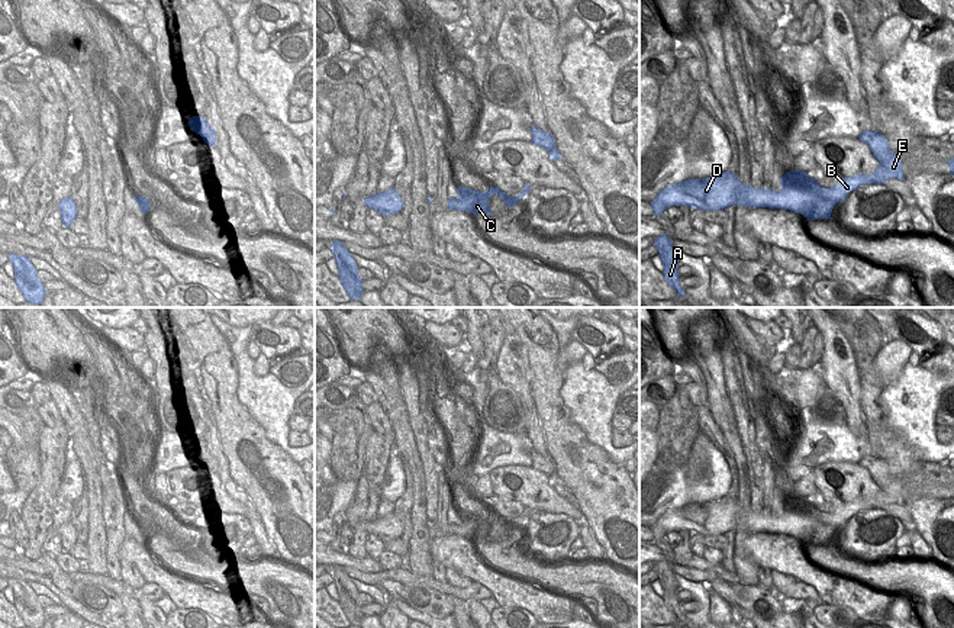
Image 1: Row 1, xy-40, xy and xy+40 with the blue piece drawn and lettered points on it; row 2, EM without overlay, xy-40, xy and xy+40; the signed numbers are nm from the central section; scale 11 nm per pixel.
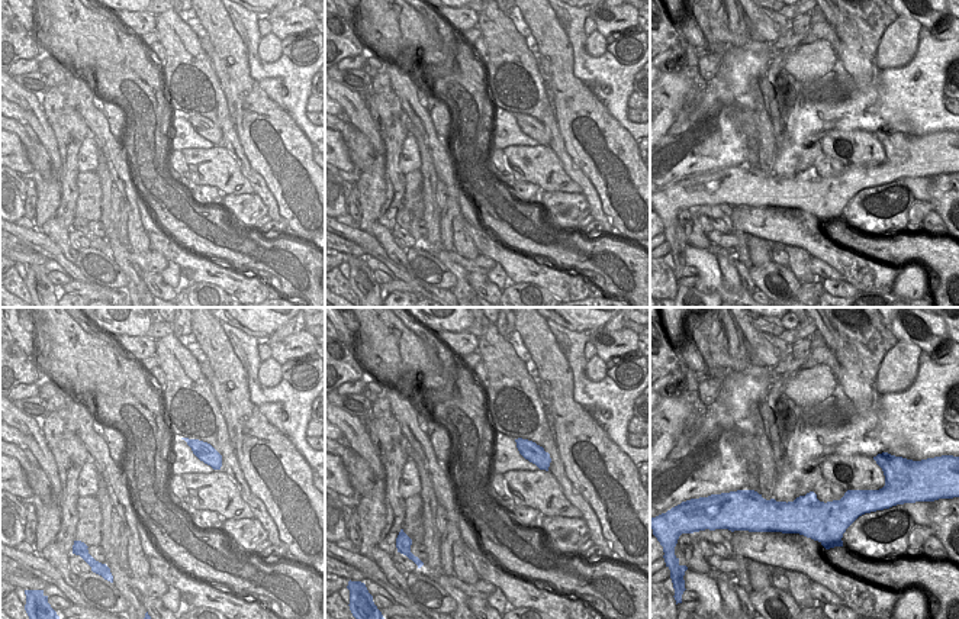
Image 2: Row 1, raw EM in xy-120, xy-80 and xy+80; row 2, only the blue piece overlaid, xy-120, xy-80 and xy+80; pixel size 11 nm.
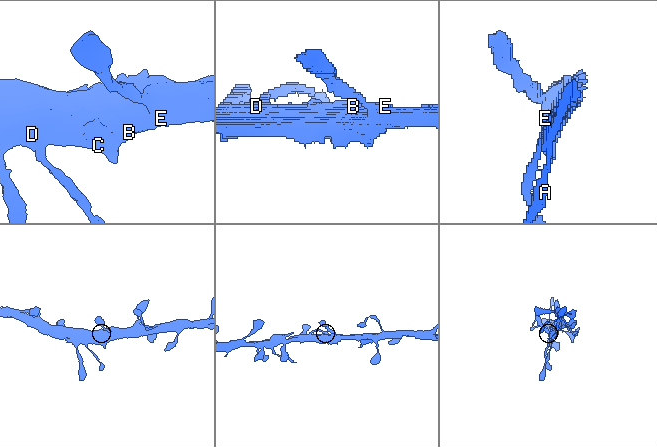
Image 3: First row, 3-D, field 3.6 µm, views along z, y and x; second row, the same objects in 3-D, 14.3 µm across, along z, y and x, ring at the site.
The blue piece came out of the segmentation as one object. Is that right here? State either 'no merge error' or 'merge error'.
no merge error

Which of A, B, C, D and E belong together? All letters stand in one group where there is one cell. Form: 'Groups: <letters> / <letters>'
Groups: A B C D E

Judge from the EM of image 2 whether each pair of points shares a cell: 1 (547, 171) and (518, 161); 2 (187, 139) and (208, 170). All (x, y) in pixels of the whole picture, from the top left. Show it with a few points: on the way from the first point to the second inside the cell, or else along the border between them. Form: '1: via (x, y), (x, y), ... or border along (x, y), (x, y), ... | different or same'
1: via (540, 165), (525, 164) | same
2: border along (215, 145), (180, 150) | different

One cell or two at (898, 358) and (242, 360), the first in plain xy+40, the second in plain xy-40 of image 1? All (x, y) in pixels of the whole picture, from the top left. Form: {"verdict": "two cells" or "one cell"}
{"verdict": "two cells"}

